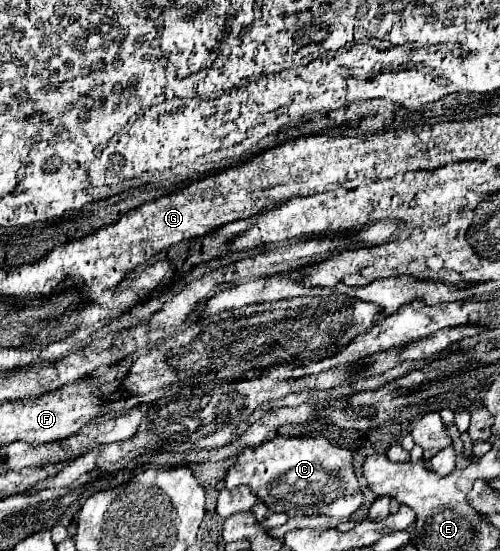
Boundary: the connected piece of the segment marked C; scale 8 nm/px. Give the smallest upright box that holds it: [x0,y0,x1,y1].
[226,437,364,517]

